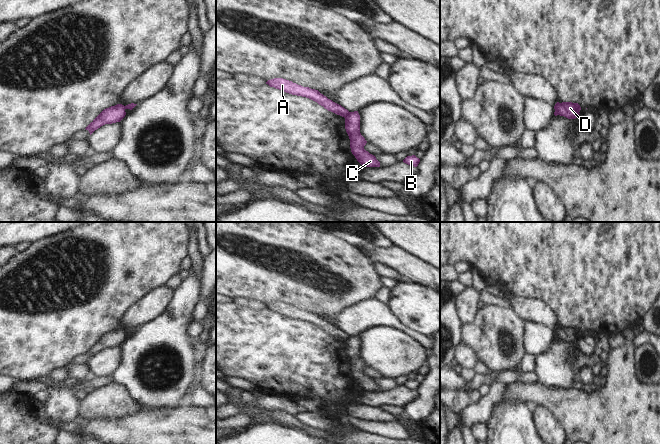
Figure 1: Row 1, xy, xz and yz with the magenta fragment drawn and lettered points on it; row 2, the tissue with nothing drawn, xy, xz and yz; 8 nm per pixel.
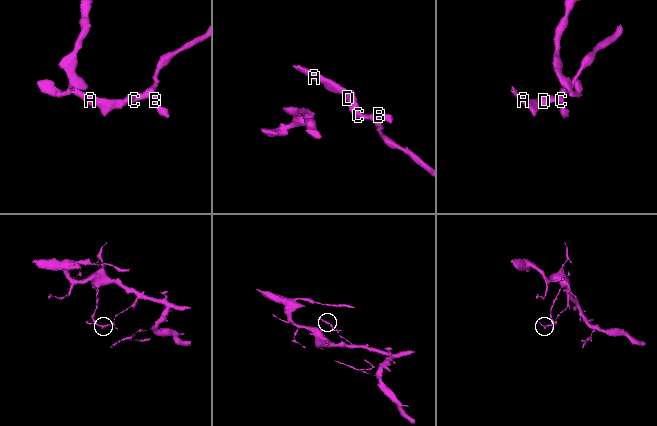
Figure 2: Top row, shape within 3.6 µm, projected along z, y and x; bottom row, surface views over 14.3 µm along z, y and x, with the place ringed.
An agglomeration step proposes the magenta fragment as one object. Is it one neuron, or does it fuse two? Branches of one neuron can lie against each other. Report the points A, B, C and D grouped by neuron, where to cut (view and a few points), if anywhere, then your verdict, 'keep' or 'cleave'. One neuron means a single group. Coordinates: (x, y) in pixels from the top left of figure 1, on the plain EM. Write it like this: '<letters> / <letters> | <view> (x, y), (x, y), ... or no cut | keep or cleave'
A / B C D | xz (349, 336), (344, 341) | cleave

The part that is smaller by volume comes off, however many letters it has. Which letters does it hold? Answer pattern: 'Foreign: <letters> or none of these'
Foreign: A.

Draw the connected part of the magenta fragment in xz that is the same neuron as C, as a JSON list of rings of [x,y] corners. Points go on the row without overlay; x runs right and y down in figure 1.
[[[358,335],[349,336],[345,341],[345,353],[350,363],[352,378],[363,391],[380,391],[376,381],[364,373],[367,365],[360,357],[360,339]]]

